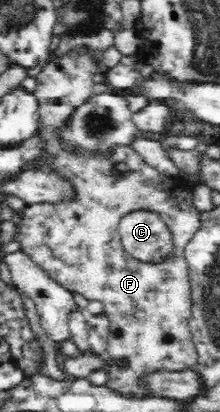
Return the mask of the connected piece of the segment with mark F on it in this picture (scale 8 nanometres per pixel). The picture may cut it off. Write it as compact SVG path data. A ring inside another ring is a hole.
M87 47L71 49L61 57L49 59L35 77L33 97L38 103L39 123L36 133L41 150L40 164L47 171L60 177L70 185L71 197L63 197L57 202L42 201L28 204L21 213L19 224L22 252L27 254L52 280L62 285L67 291L81 293L89 301L101 301L109 318L110 334L107 338L106 355L111 360L107 371L109 387L121 394L151 396L146 389L138 385L138 379L145 372L166 369L167 371L191 370L198 360L196 347L190 332L192 311L192 293L188 265L184 258L185 244L191 239L201 225L202 214L193 203L195 183L185 178L171 177L155 167L151 167L130 145L115 145L107 151L84 149L72 145L63 137L63 129L69 127L75 109L93 97L93 76L103 71L94 53ZM149 209L157 212L163 222L169 226L173 236L173 252L159 263L147 263L136 260L129 255L121 244L118 225L120 219L130 211Z

